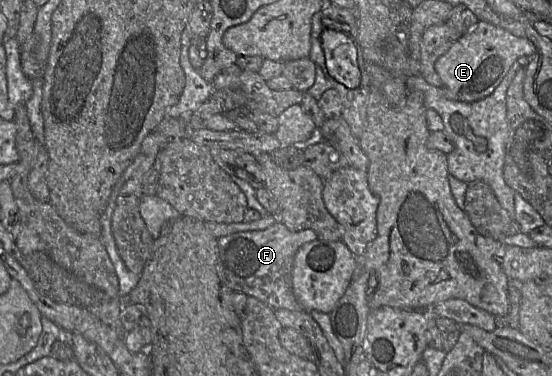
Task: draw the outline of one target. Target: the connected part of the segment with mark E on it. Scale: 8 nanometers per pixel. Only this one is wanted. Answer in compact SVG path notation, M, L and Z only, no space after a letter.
M479 21L435 61L434 68L440 76L441 88L447 98L474 102L490 95L520 57L531 57L535 53L535 45L527 38L515 36L501 27Z

